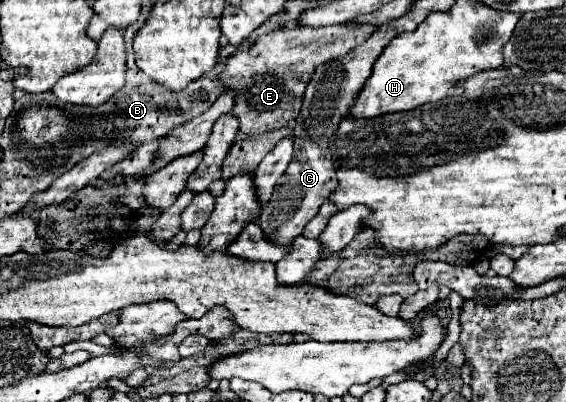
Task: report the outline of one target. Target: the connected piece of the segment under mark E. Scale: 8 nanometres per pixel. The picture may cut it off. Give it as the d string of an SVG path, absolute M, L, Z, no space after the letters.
M332 25L332 27L292 27L260 35L246 51L228 57L226 67L218 75L220 83L234 91L232 115L240 121L240 131L260 135L264 131L286 127L300 113L304 89L314 69L330 59L344 57L350 49L362 45L372 35L372 25Z

